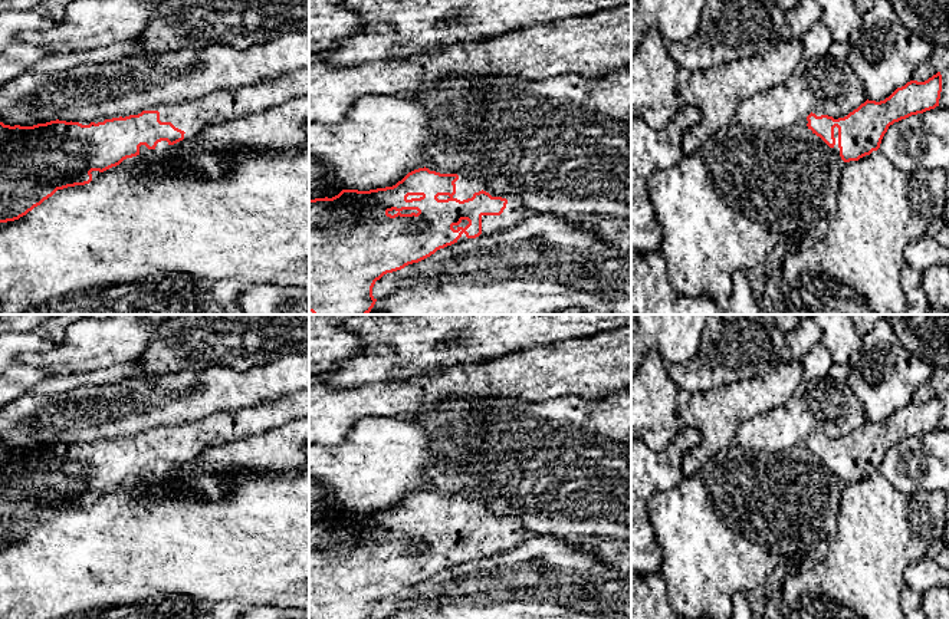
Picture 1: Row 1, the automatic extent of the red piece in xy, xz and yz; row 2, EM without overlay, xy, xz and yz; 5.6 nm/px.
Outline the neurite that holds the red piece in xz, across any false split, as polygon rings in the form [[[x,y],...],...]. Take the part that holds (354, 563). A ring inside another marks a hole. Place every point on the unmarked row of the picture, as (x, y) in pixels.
[[[426,488],[393,508],[309,521],[309,619],[374,619],[372,609],[384,596],[454,564],[513,550],[528,539],[516,516],[498,514],[460,493]]]

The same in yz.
[[[937,394],[925,404],[907,404],[884,422],[867,421],[850,435],[828,438],[814,432],[804,445],[844,484],[858,483],[880,470],[890,447],[939,428],[940,414],[942,396]]]

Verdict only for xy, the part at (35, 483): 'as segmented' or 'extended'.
extended

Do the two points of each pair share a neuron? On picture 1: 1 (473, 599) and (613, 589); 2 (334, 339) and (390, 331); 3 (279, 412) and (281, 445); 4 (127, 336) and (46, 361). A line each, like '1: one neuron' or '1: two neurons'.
1: one neuron
2: two neurons
3: two neurons
4: one neuron

